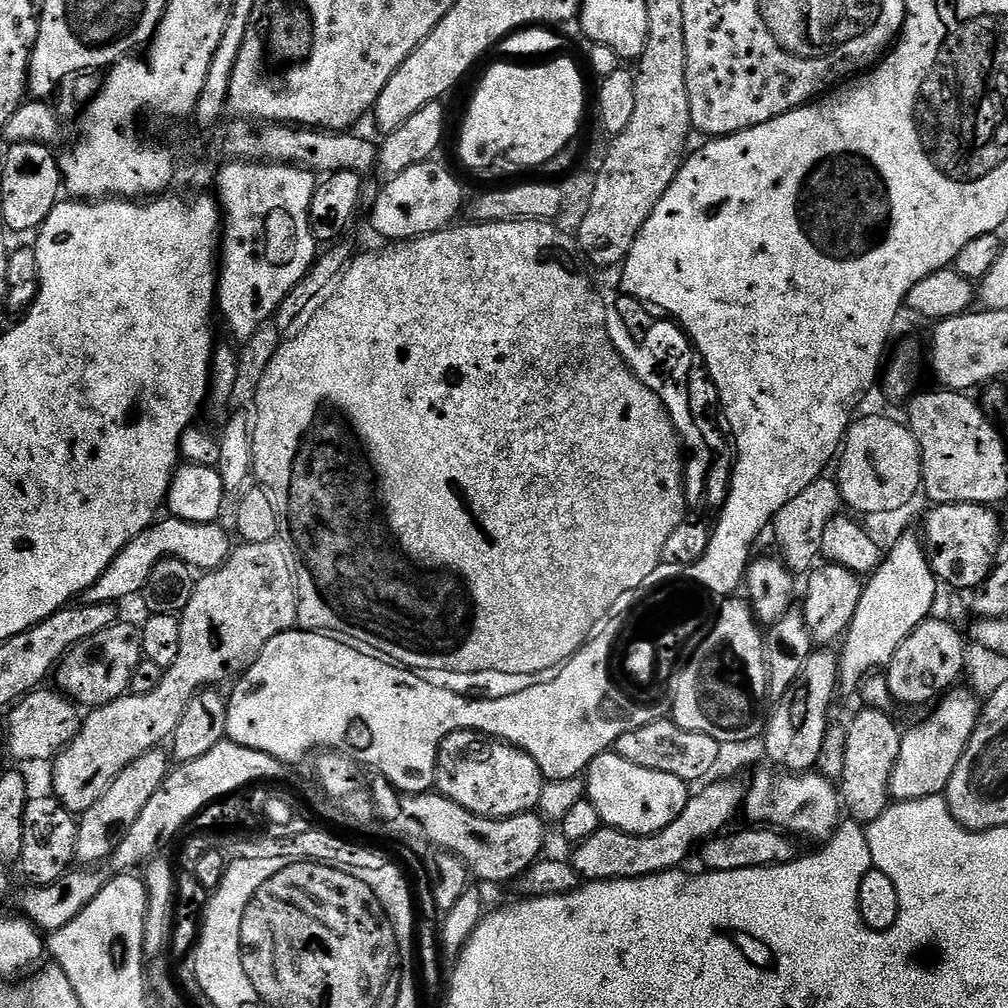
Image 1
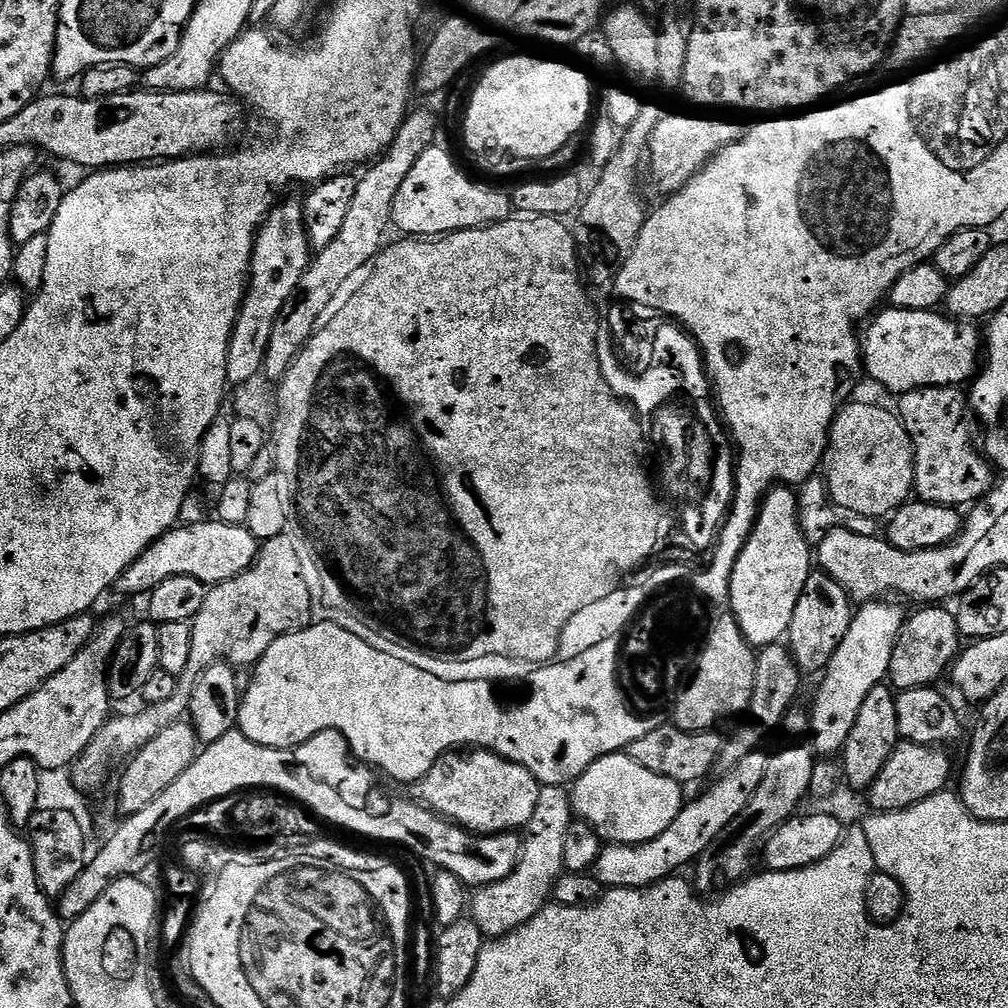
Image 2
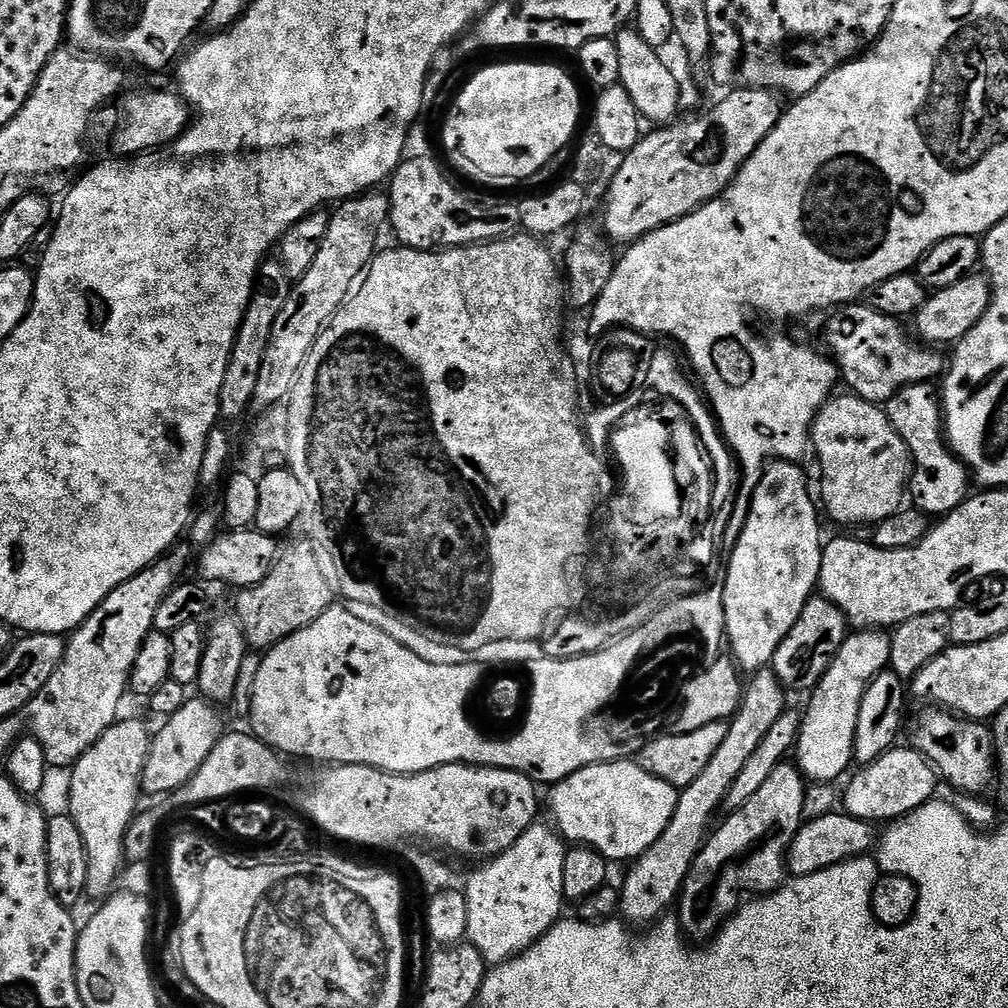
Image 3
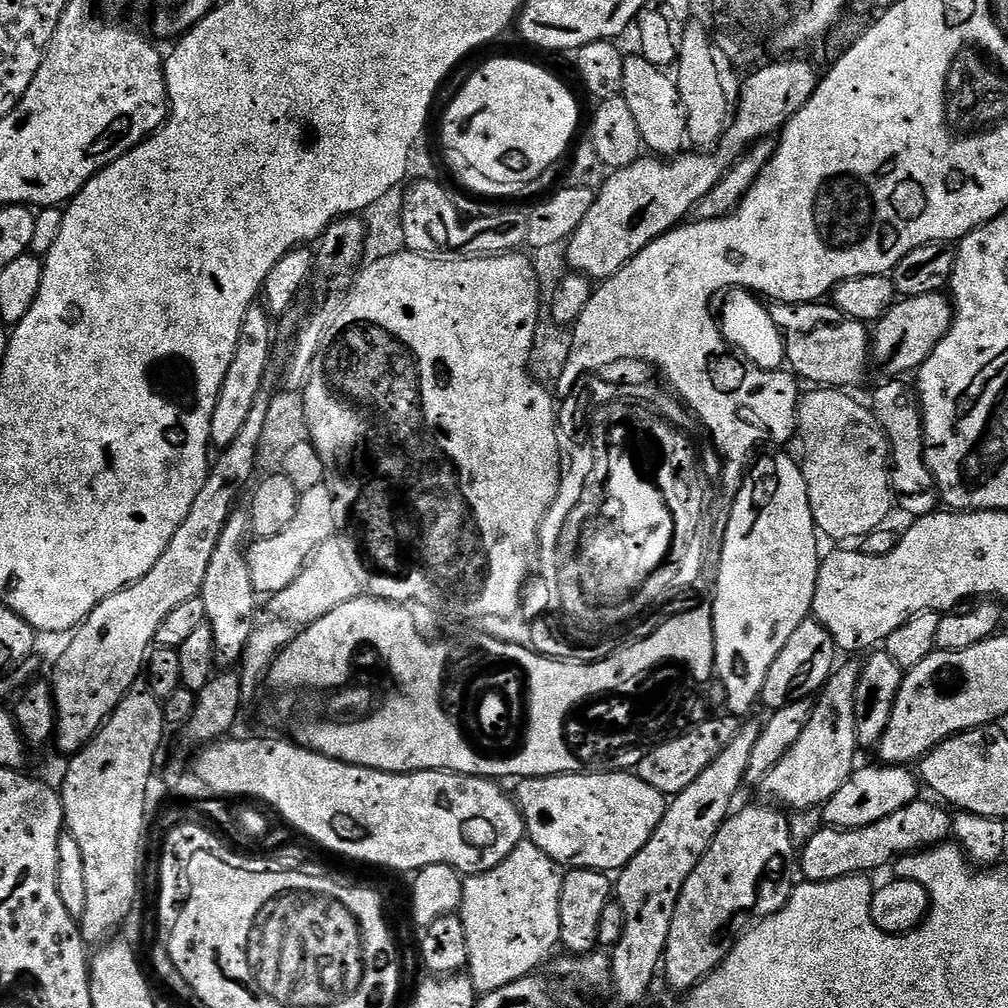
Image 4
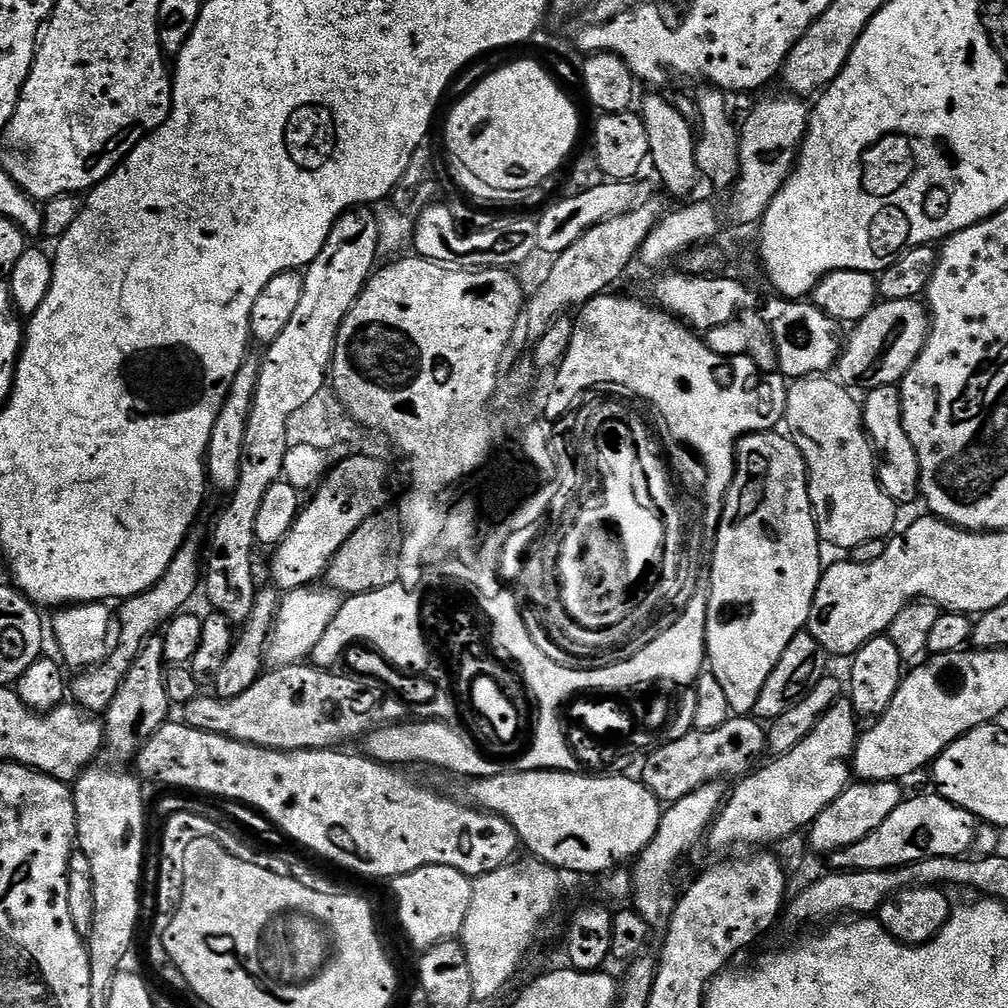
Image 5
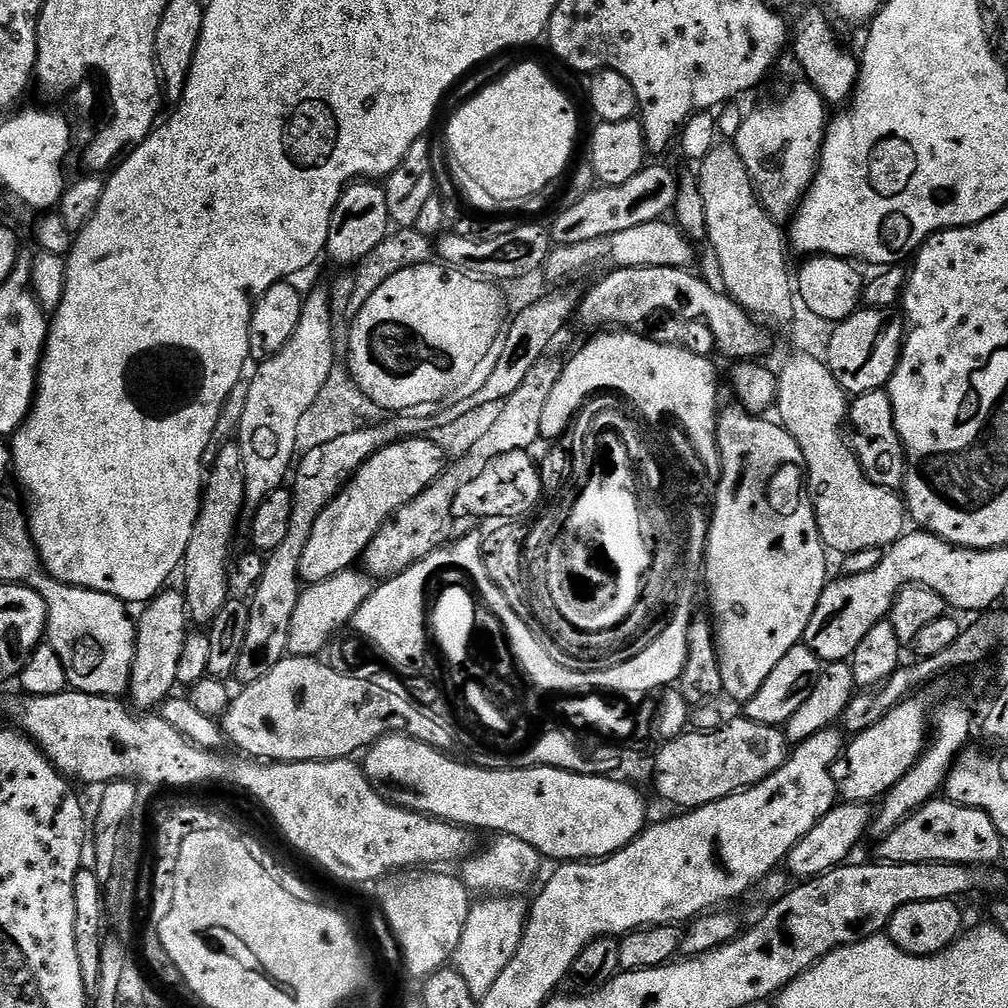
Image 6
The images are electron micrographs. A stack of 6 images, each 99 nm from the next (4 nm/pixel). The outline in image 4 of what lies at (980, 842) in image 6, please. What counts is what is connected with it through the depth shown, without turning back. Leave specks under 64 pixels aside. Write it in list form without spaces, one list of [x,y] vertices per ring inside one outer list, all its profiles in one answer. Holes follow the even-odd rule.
[[[917,798],[910,806],[902,806],[890,818],[874,822],[861,828],[833,828],[825,826],[810,842],[798,852],[798,868],[805,881],[811,882],[815,876],[829,876],[831,880],[873,874],[879,868],[891,865],[901,856],[919,854],[938,844],[943,844],[953,835],[953,817],[947,807],[927,804],[924,798]]]

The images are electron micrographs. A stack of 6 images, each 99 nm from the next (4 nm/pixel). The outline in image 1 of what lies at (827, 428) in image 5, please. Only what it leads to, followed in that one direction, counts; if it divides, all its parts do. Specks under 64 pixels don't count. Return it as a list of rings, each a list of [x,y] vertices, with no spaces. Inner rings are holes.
[[[864,416],[861,420],[859,417],[844,437],[835,468],[834,479],[840,487],[841,501],[847,507],[849,504],[853,513],[869,512],[872,516],[906,507],[916,492],[918,496],[924,479],[920,447],[911,428],[888,416]]]

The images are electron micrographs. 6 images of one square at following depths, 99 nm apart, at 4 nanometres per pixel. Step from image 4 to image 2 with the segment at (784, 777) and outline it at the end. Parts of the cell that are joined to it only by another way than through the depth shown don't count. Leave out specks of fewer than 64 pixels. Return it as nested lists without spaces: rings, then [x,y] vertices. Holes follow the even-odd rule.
[[[892,602],[859,605],[850,622],[850,630],[846,630],[846,638],[842,638],[842,646],[834,650],[834,658],[830,658],[822,673],[824,681],[817,686],[810,707],[810,740],[821,757],[832,758],[843,753],[846,738],[850,738],[850,730],[854,730],[858,710],[862,710],[862,702],[866,702],[866,694],[885,683],[890,670],[890,654],[894,654],[898,634],[906,619],[906,612],[898,605],[888,603]]]

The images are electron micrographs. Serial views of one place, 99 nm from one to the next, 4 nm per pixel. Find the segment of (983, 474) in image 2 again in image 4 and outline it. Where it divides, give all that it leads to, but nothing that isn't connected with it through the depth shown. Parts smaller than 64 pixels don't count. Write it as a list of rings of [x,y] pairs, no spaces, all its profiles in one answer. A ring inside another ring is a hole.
[[[888,378],[885,384],[880,384],[876,388],[876,393],[870,399],[872,413],[878,418],[882,430],[888,439],[890,449],[890,471],[892,473],[892,490],[898,497],[898,504],[909,512],[909,517],[919,518],[928,516],[937,511],[938,496],[934,491],[934,481],[932,471],[928,469],[928,464],[924,461],[924,417],[920,411],[920,397],[917,389],[911,383],[908,384],[904,378]]]

